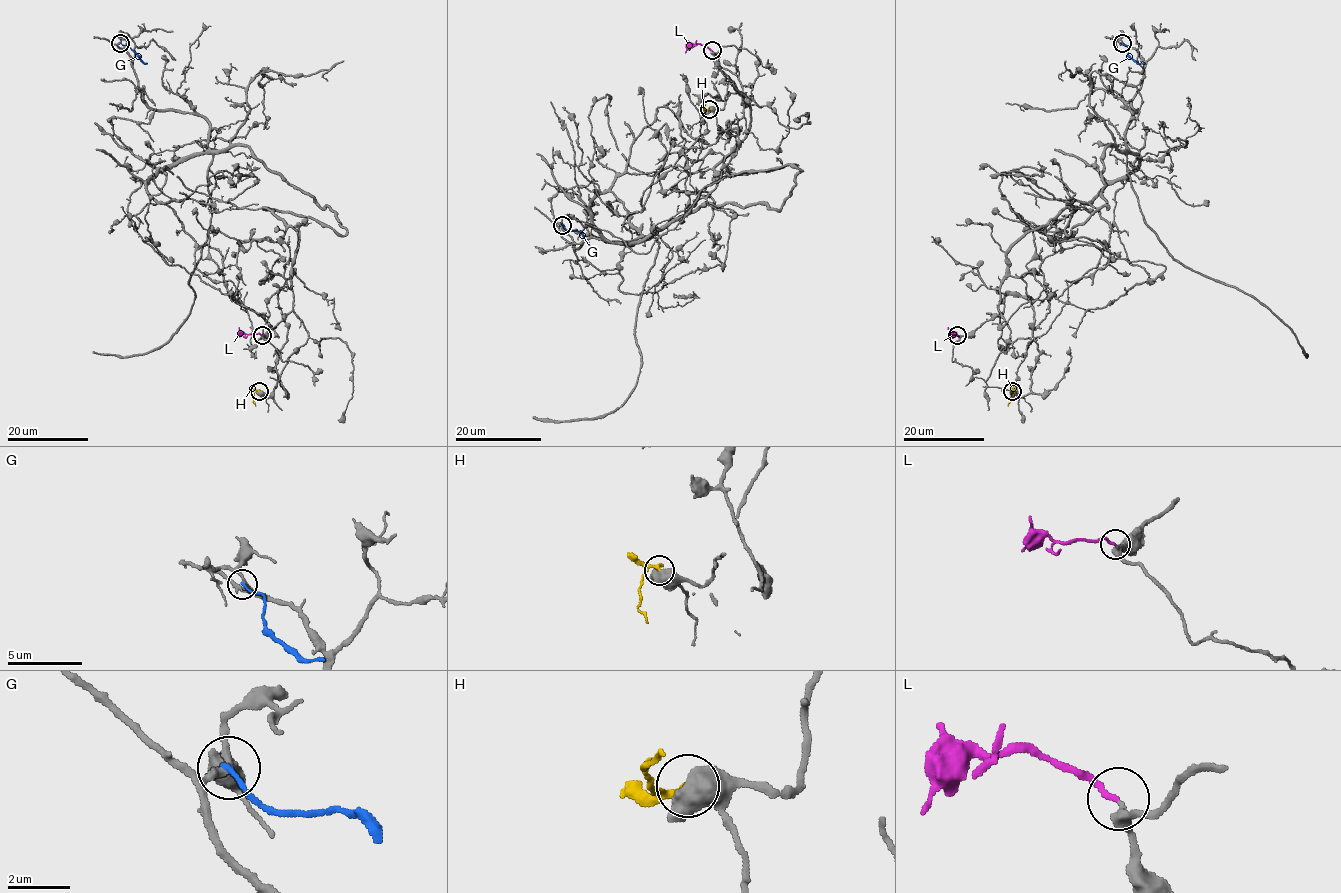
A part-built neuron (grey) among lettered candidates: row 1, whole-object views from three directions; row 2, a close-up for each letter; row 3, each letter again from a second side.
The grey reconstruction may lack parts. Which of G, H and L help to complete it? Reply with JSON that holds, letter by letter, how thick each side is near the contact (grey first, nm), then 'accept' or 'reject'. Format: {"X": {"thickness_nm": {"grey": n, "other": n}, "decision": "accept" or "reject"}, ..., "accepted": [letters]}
{"G": {"thickness_nm": {"grey": 240, "other": 170}, "decision": "reject"}, "H": {"thickness_nm": {"grey": 550, "other": 200}, "decision": "reject"}, "L": {"thickness_nm": {"grey": 280, "other": 180}, "decision": "accept"}, "accepted": ["L"]}

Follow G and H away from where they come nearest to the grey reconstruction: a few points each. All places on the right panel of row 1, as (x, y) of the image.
G: (1121, 42), (1127, 46), (1127, 54), (1143, 64)
H: (1012, 391), (1007, 406)

